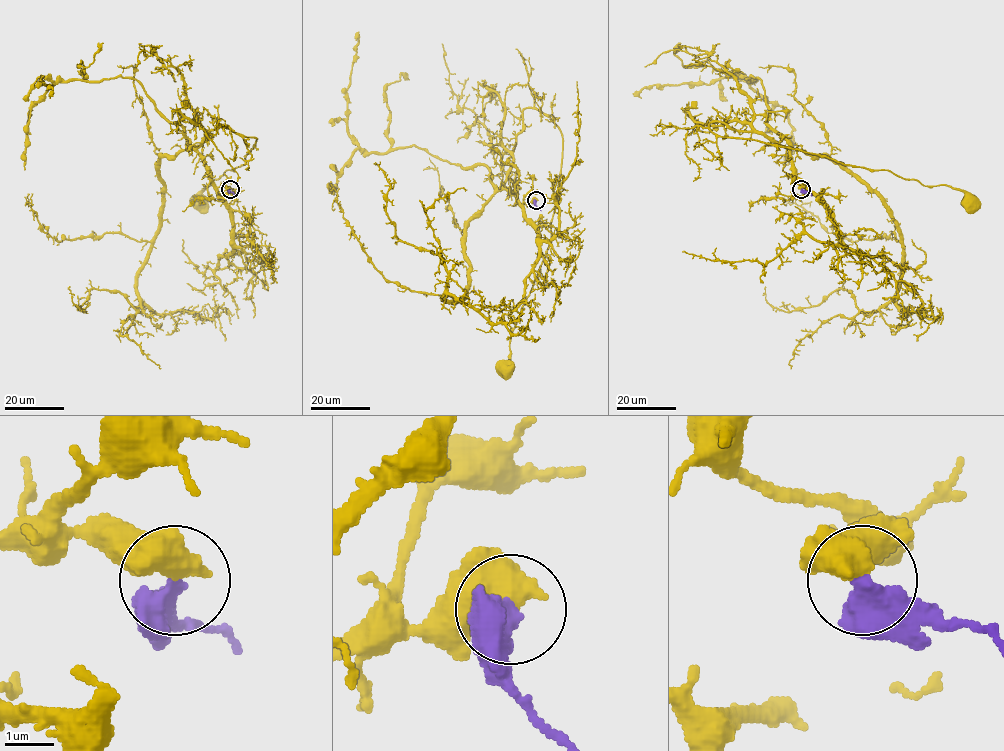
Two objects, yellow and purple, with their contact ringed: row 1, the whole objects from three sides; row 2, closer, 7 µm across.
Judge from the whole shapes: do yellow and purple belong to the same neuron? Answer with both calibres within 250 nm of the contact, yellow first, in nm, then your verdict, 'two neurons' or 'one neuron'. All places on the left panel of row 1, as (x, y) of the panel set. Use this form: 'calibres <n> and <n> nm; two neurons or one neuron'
calibres 700 and 550 nm; two neurons

